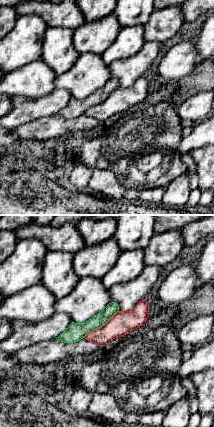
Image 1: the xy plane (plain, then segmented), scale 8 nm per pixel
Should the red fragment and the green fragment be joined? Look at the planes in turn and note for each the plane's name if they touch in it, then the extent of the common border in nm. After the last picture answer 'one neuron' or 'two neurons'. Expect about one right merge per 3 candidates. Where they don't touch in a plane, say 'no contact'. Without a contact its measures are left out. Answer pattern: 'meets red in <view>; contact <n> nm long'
meets red in xy; contact 360 nm long

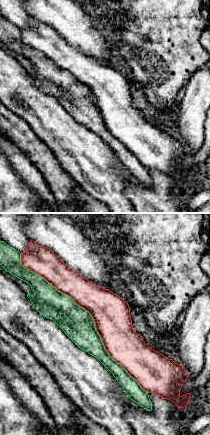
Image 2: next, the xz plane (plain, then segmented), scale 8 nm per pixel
meets red in xz; contact 1500 nm long

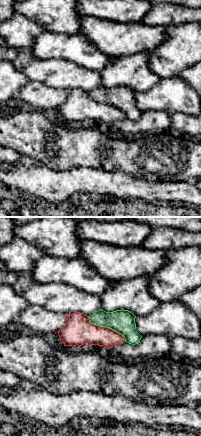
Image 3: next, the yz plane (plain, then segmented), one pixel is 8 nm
meets red in yz; contact 380 nm long

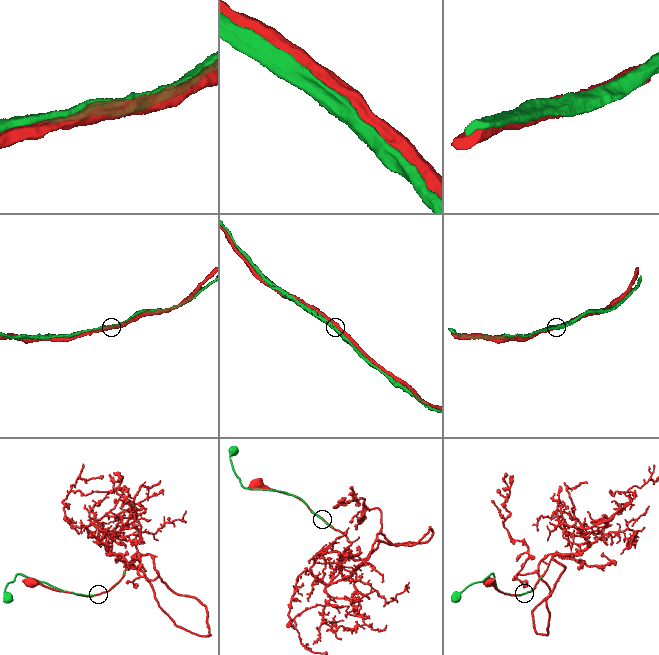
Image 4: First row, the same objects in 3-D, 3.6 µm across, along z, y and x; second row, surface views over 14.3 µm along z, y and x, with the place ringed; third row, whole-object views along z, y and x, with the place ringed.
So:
two neurons

